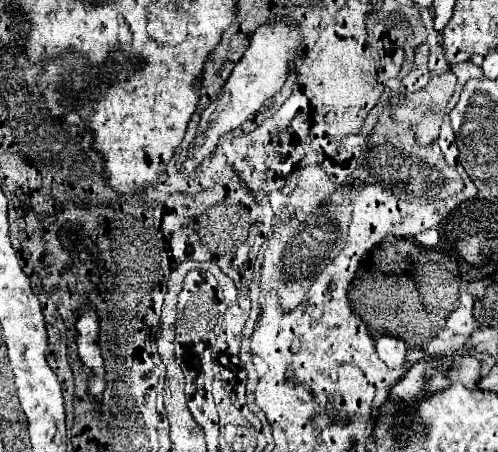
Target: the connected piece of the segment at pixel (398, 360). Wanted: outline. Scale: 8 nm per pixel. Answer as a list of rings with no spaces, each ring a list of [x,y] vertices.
[[[376,336],[374,338],[374,348],[378,352],[378,358],[388,366],[388,368],[400,368],[406,360],[406,346],[402,340],[394,336]]]

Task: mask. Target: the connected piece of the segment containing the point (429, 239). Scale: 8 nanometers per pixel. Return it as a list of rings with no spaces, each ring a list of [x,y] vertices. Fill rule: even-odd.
[[[426,230],[426,232],[420,232],[420,234],[416,234],[414,236],[416,238],[416,242],[420,242],[422,246],[426,246],[426,248],[432,248],[432,246],[436,246],[438,244],[438,230]]]

